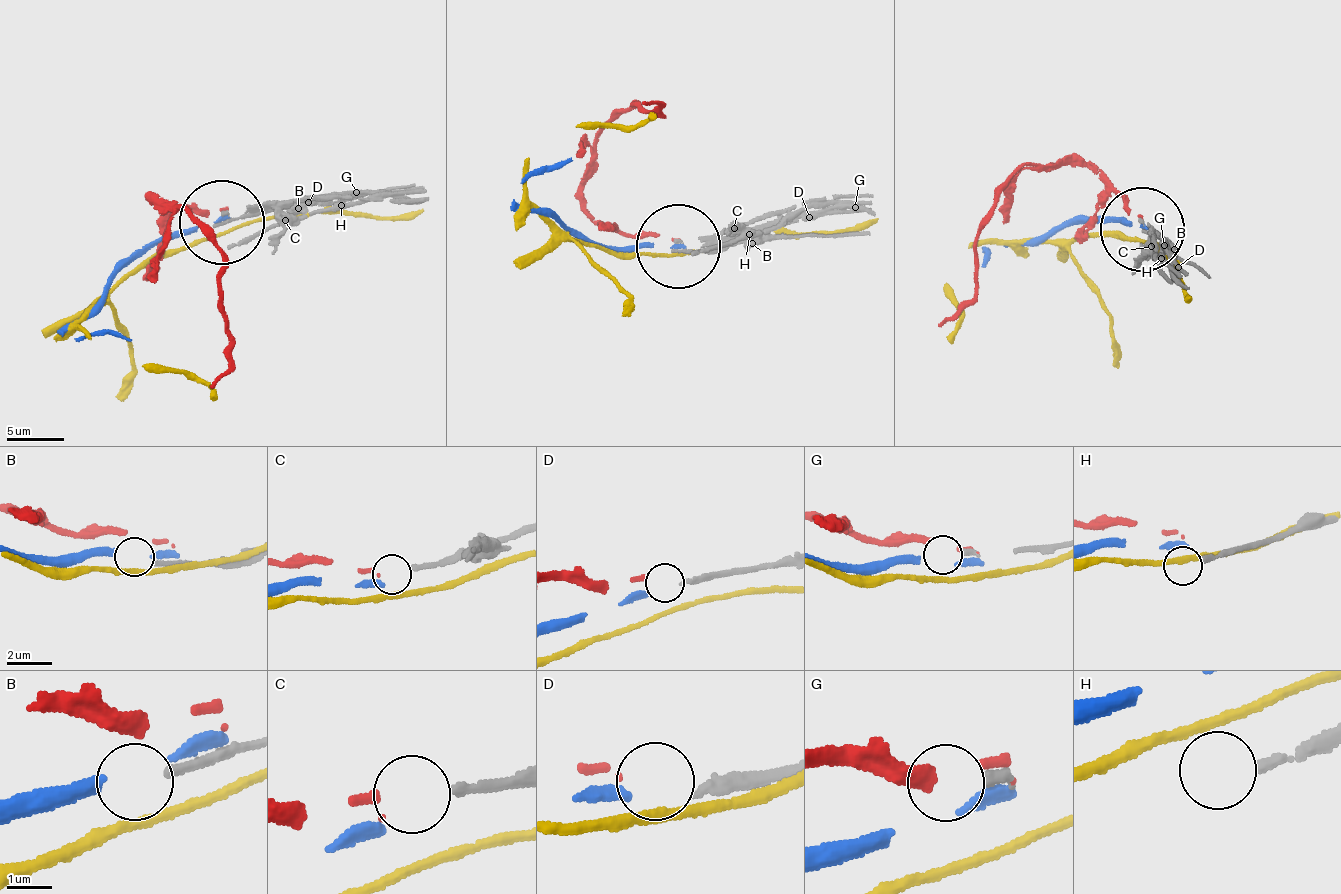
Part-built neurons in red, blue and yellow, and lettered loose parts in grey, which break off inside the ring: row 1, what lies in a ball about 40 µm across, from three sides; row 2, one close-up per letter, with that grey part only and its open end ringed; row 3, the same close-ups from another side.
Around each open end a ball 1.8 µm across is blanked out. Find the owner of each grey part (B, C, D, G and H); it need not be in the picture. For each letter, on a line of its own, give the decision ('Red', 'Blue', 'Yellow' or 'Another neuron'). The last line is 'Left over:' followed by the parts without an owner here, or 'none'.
B: Another neuron
C: Red
D: Blue
G: Another neuron
H: Another neuron
Left over: B, G, H

